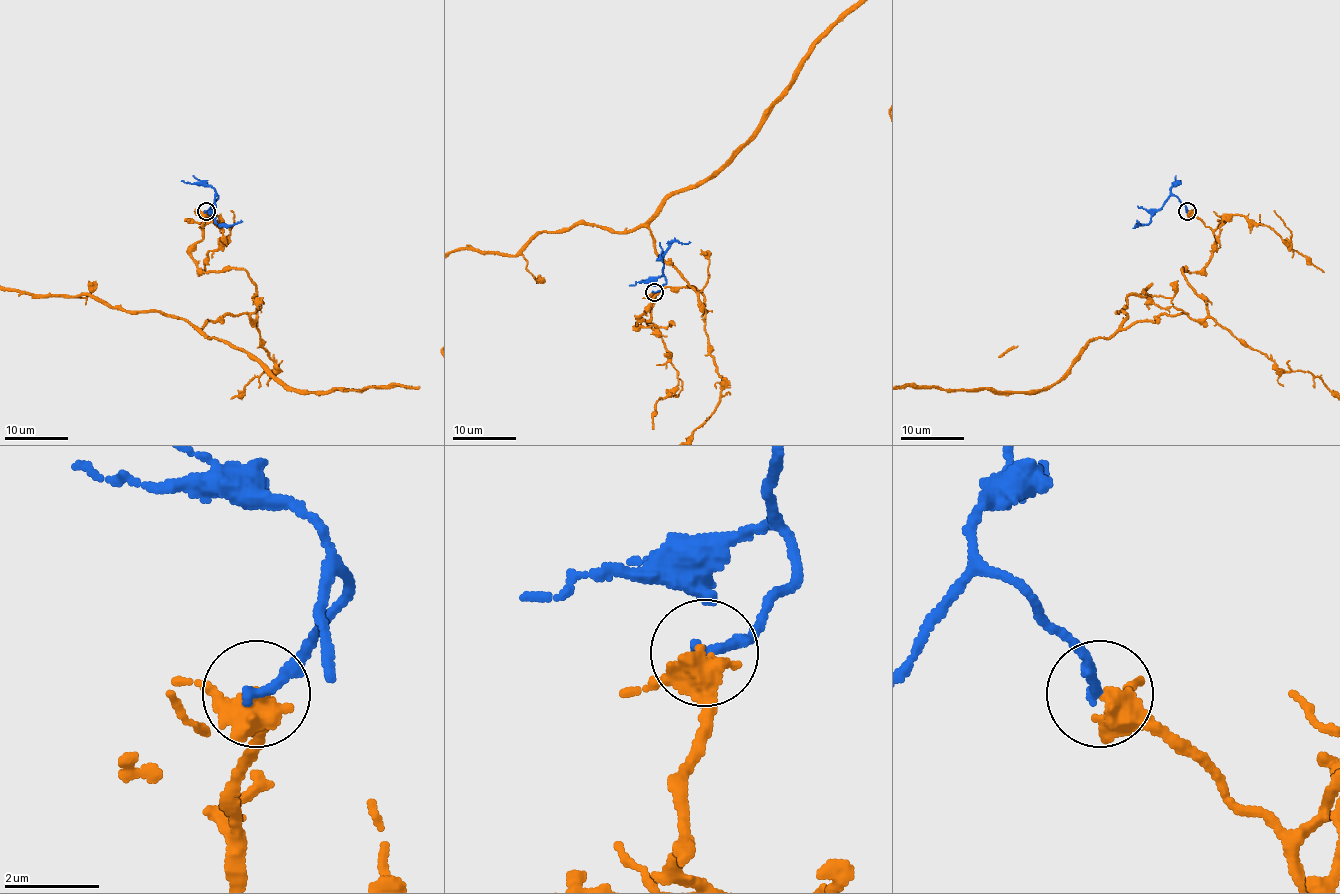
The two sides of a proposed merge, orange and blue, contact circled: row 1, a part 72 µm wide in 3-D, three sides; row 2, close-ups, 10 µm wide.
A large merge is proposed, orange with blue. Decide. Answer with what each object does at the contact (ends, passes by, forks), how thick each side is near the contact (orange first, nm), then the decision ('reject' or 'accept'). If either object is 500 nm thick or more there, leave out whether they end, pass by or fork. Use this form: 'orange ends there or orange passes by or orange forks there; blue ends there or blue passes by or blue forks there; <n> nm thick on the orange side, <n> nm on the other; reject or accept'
500 nm thick on the orange side, 240 nm on the other; accept

